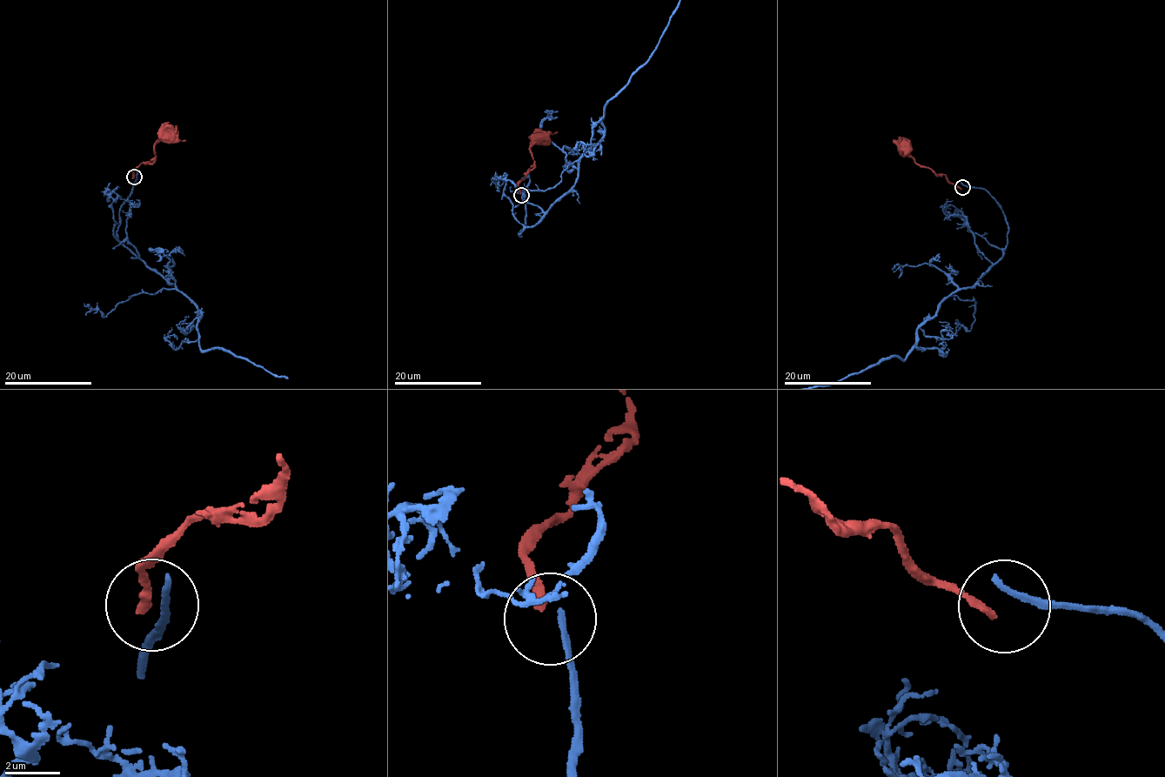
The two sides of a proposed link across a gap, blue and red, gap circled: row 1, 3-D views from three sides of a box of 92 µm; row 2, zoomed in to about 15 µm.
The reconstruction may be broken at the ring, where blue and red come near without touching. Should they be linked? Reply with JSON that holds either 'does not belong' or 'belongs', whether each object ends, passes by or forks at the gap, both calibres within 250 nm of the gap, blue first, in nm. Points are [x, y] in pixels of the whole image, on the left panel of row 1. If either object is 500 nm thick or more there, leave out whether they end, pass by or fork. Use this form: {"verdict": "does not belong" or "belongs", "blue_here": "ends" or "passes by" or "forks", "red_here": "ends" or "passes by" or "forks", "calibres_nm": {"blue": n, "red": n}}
{"verdict": "does not belong", "blue_here": "ends", "red_here": "ends", "calibres_nm": {"blue": 280, "red": 280}}

